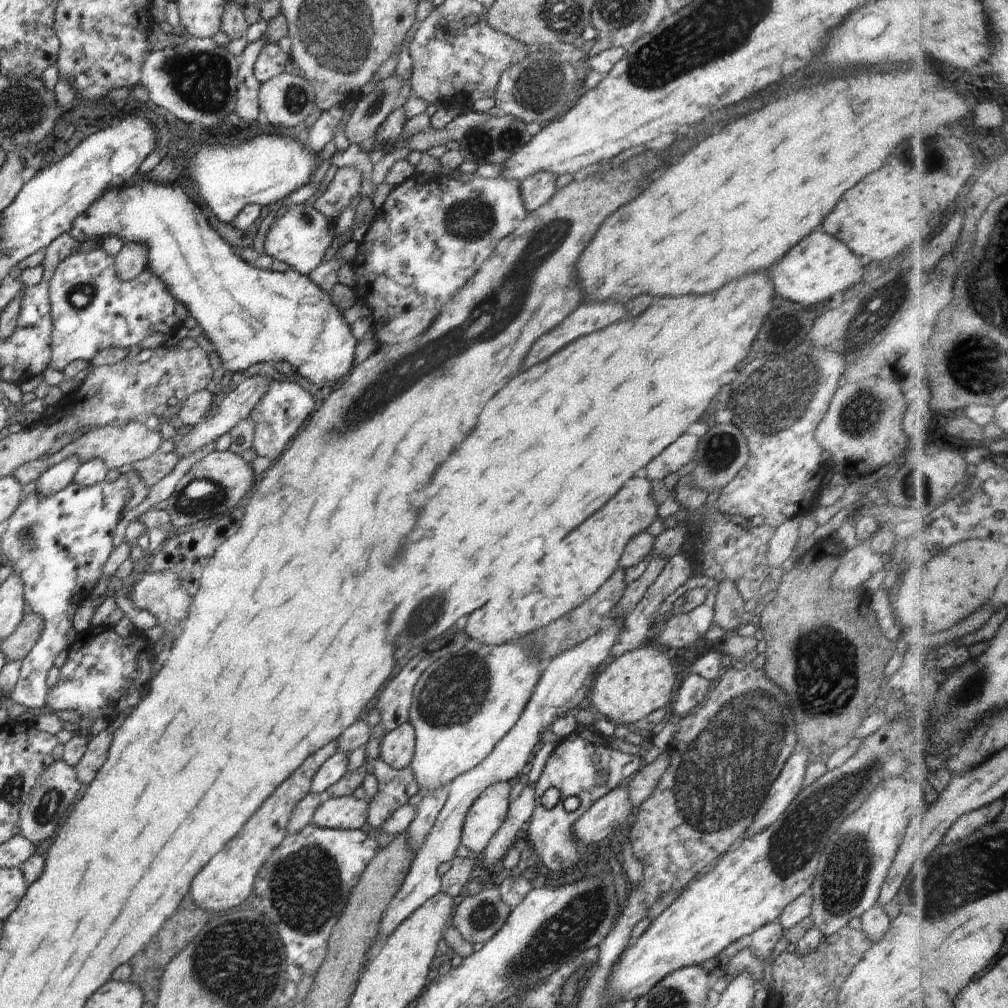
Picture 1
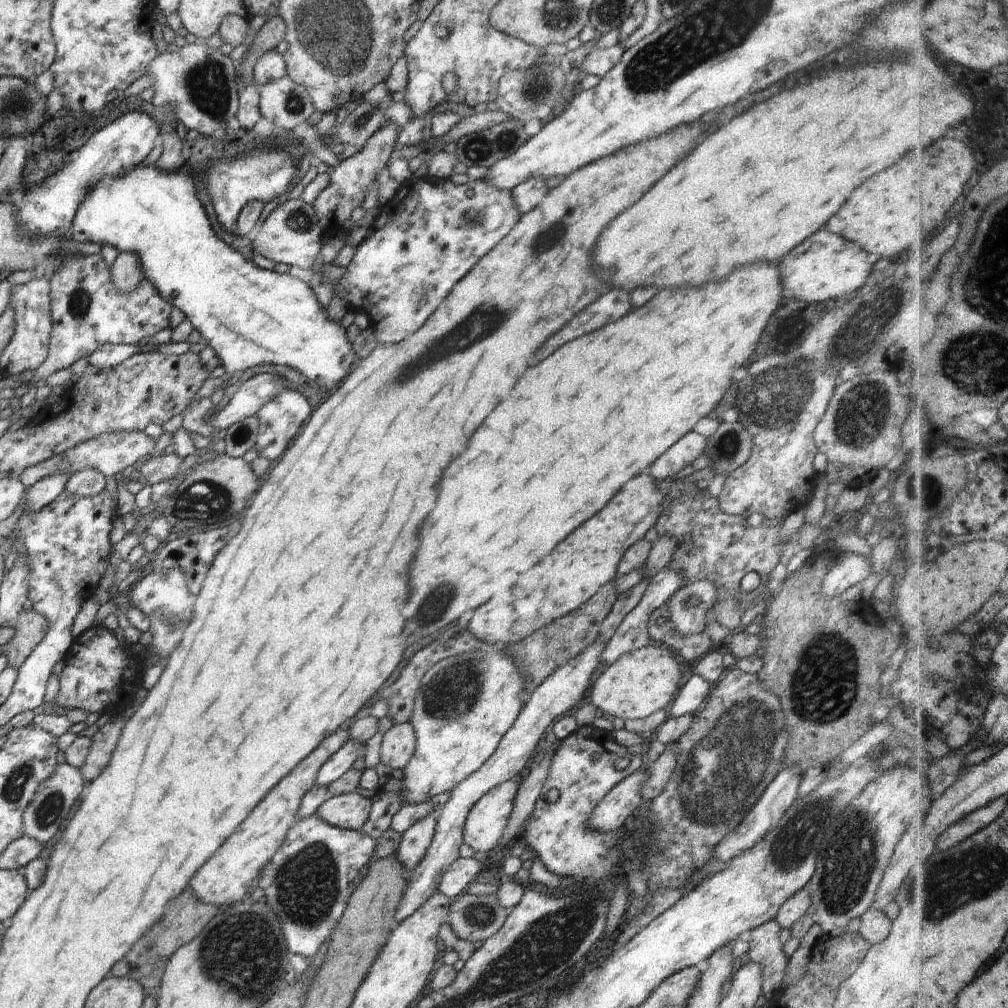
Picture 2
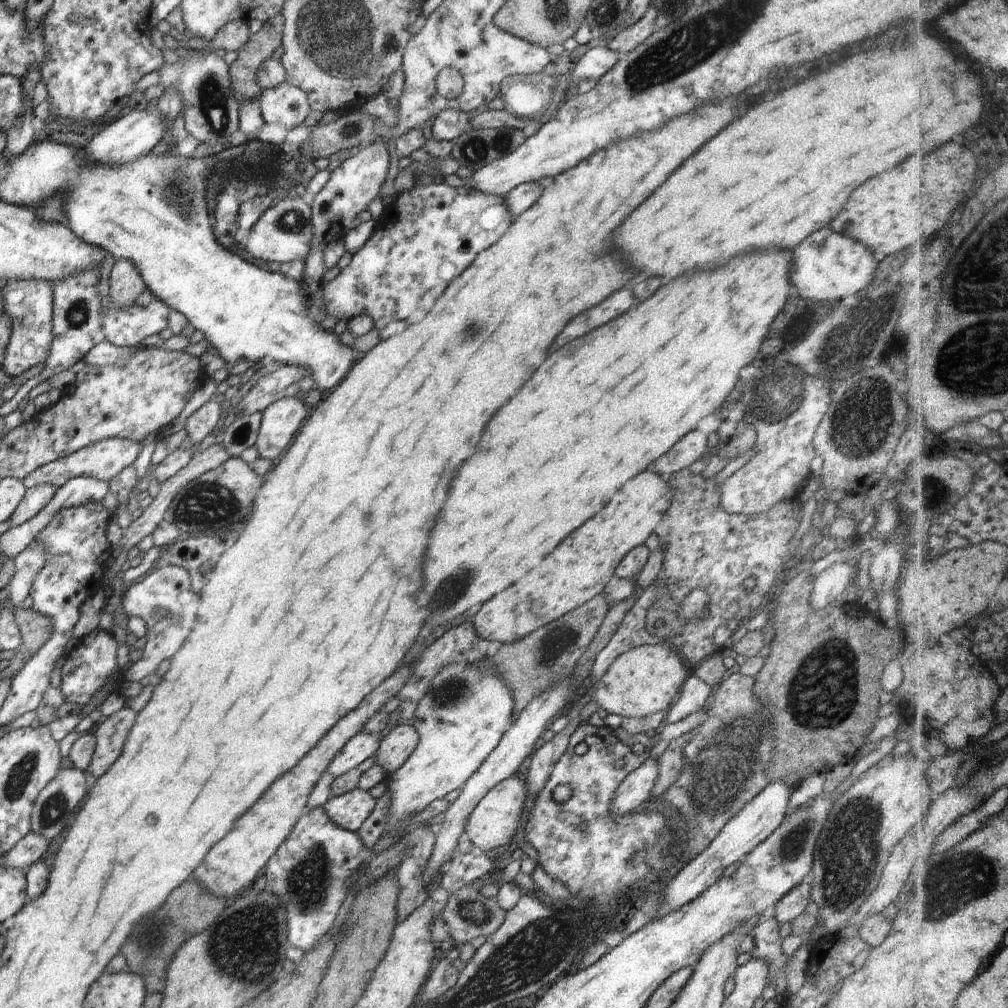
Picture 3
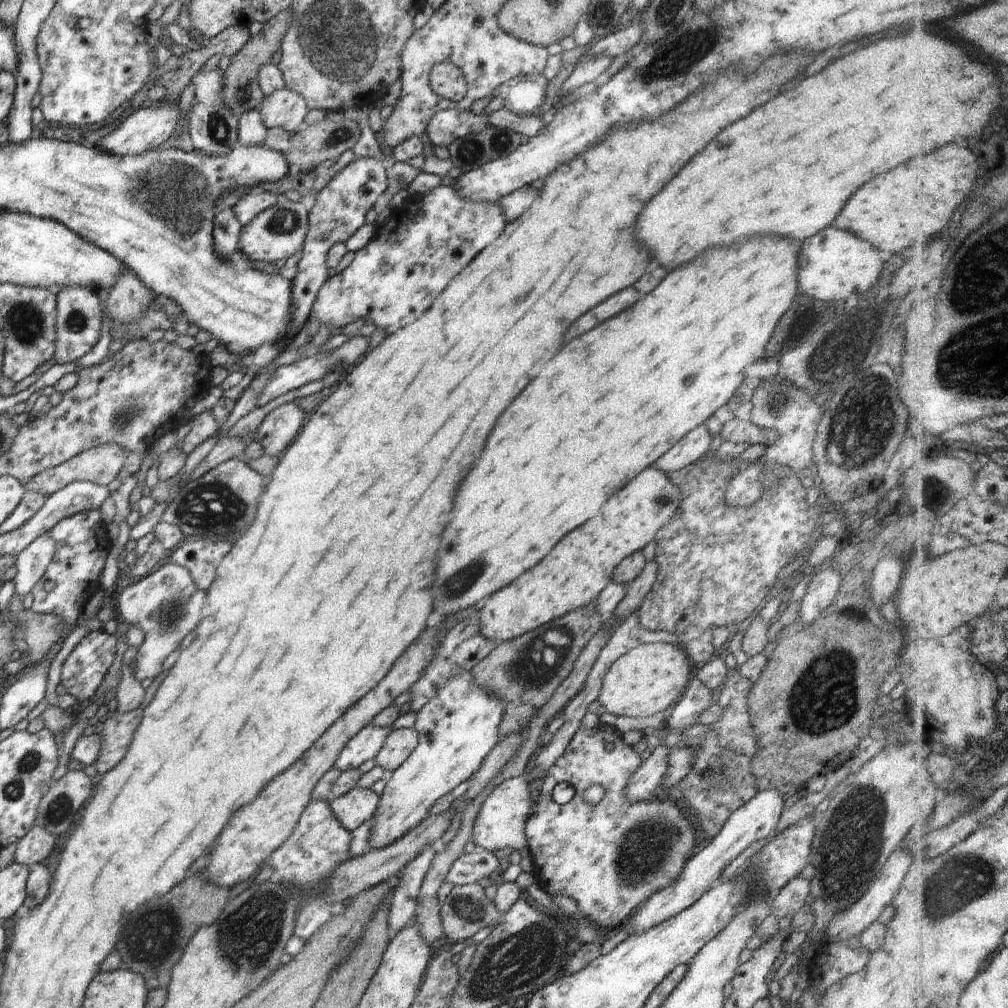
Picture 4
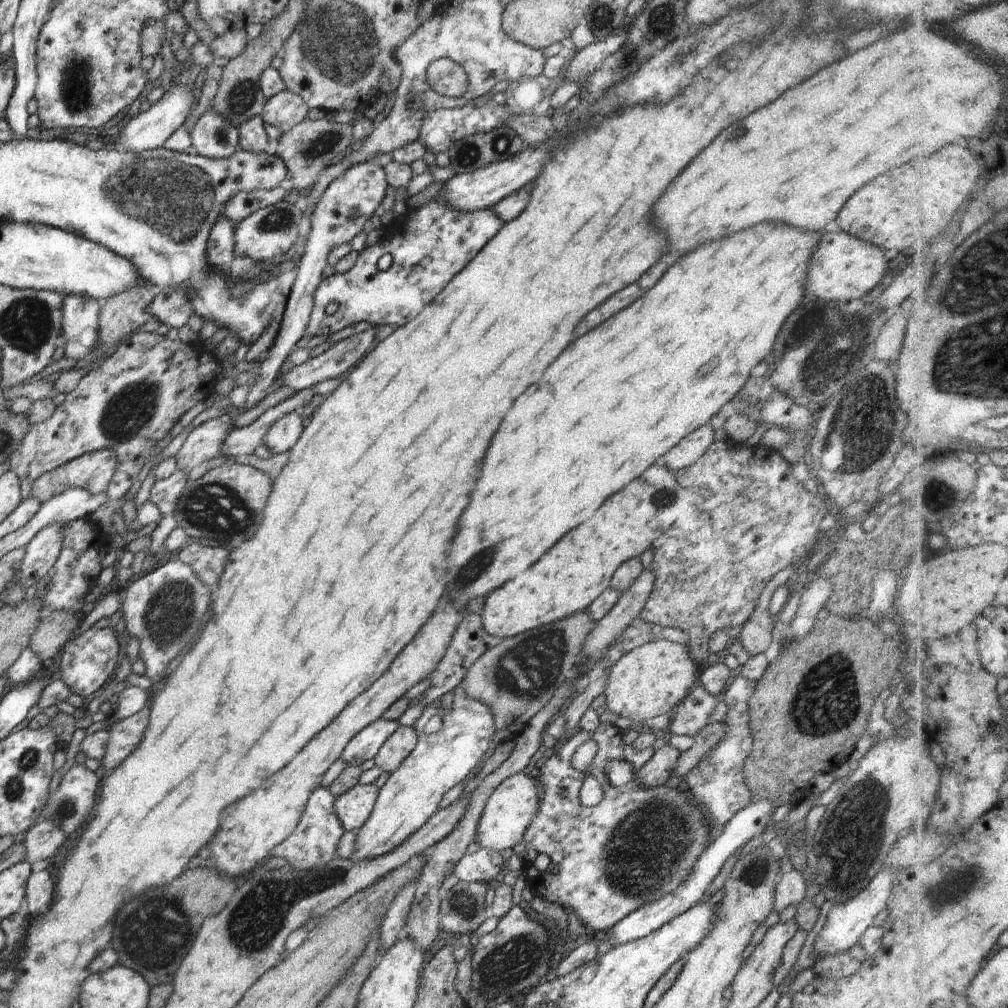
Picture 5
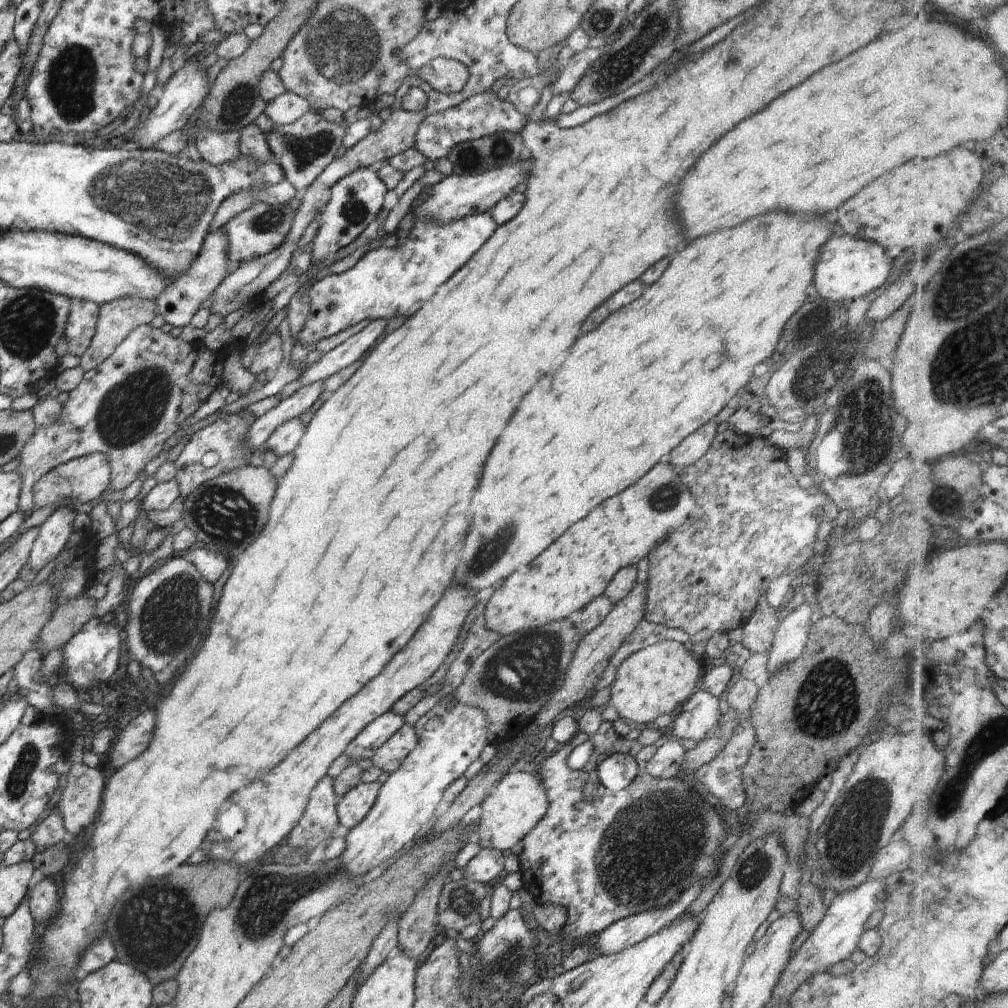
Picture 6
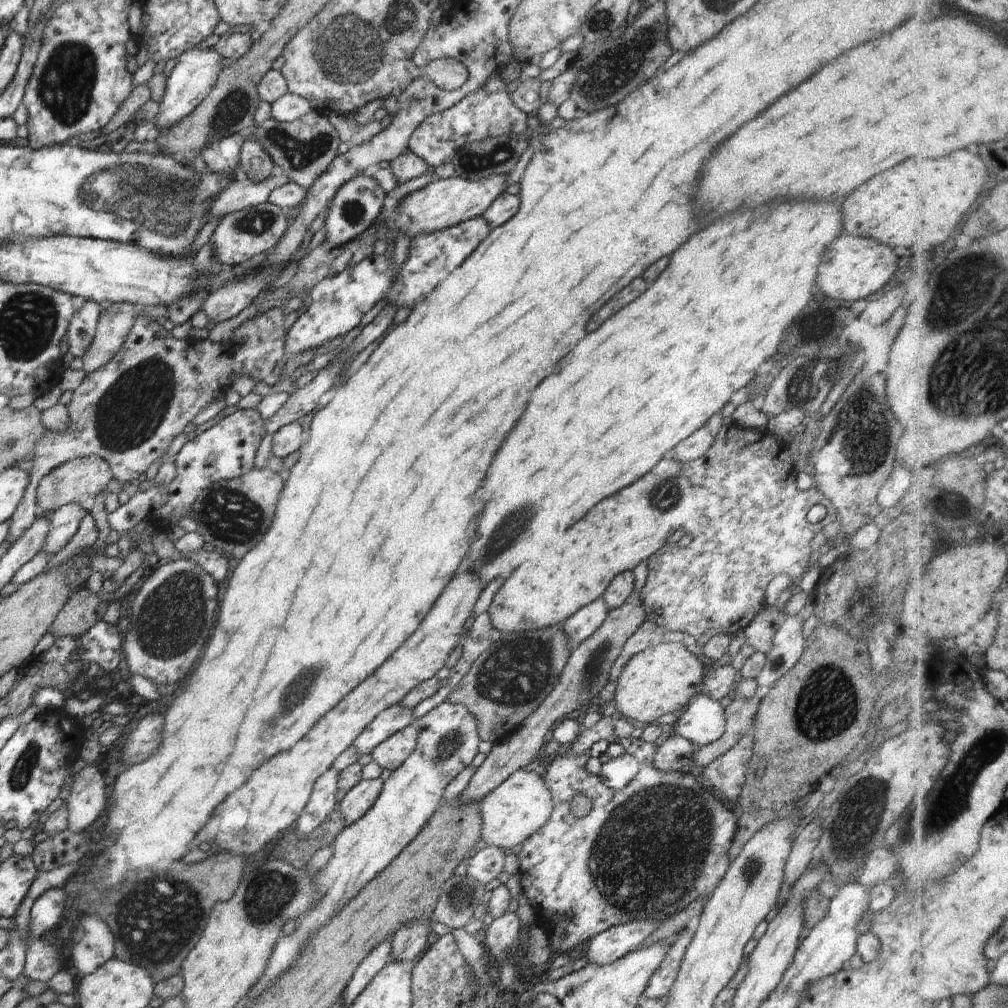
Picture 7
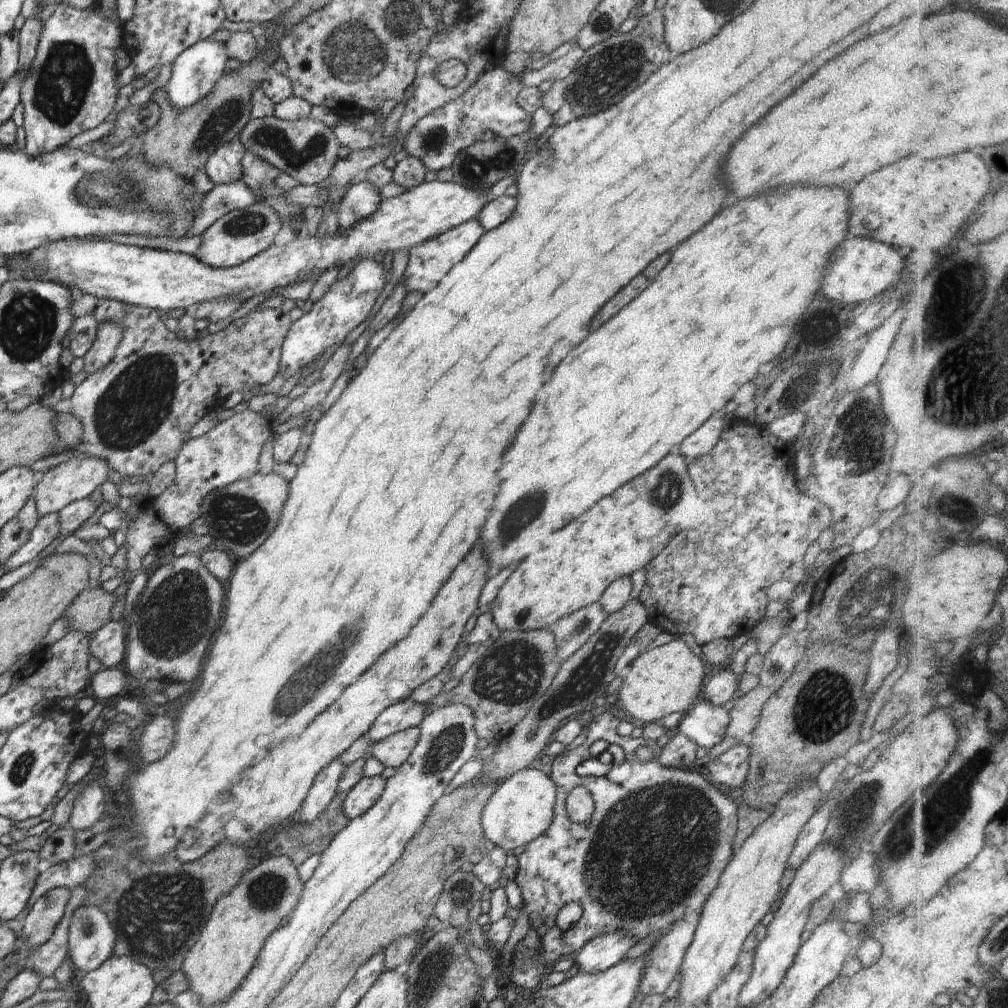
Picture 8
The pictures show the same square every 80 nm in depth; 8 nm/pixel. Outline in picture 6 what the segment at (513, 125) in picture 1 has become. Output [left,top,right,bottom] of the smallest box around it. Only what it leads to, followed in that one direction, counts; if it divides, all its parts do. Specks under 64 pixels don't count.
[447,132,531,175]

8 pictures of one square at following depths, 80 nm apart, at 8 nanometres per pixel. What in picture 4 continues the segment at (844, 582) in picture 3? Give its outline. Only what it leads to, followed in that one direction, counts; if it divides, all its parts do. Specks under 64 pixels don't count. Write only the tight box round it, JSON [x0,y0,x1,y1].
[799,565,841,625]

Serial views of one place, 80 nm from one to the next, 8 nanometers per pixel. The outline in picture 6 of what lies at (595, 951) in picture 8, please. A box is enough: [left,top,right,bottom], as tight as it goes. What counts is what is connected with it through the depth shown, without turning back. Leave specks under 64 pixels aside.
[594,885,703,955]

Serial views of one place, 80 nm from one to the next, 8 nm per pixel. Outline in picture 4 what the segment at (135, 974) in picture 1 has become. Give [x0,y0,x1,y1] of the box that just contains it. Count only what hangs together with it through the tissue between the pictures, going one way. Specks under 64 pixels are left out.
[116,873,230,990]

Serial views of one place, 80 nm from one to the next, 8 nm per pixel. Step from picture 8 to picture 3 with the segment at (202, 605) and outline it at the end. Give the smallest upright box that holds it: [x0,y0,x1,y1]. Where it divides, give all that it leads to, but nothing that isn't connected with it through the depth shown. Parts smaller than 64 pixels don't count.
[122,565,200,682]

